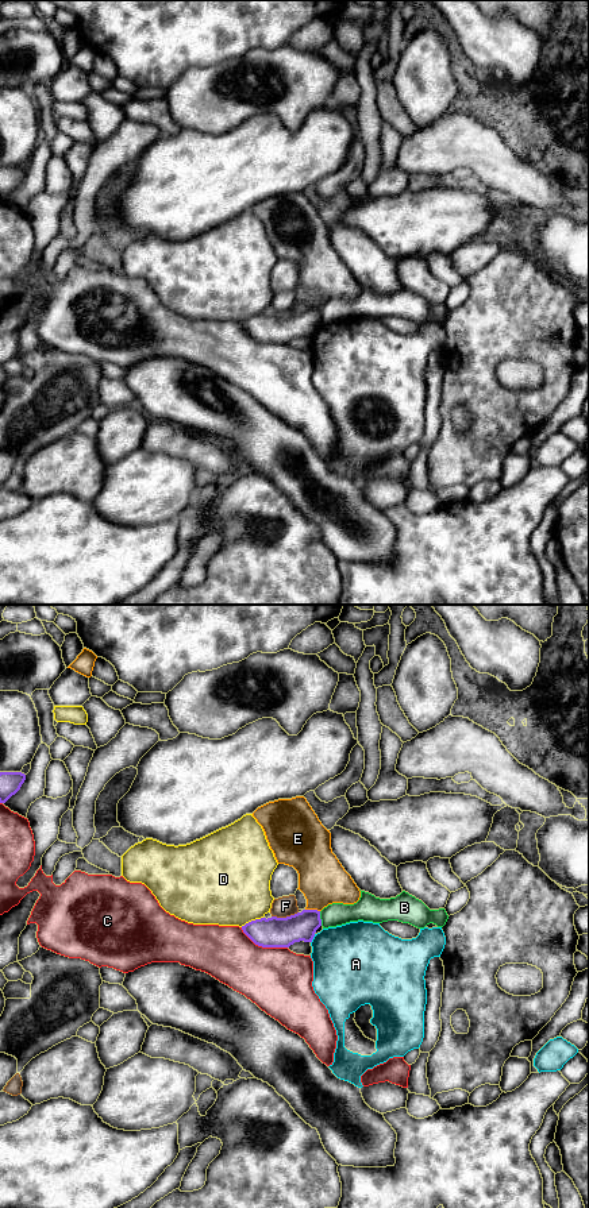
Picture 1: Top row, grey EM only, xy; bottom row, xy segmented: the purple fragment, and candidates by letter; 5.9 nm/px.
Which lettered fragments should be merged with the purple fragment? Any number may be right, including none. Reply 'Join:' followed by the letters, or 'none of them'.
Join: none of them

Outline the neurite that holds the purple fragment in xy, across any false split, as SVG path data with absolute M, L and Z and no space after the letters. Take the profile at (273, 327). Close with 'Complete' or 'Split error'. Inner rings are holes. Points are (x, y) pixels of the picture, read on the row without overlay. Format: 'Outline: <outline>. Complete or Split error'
Outline: M303 305L286 313L261 313L242 321L243 328L262 343L289 343L294 337L312 337L322 321L320 306Z. Complete

